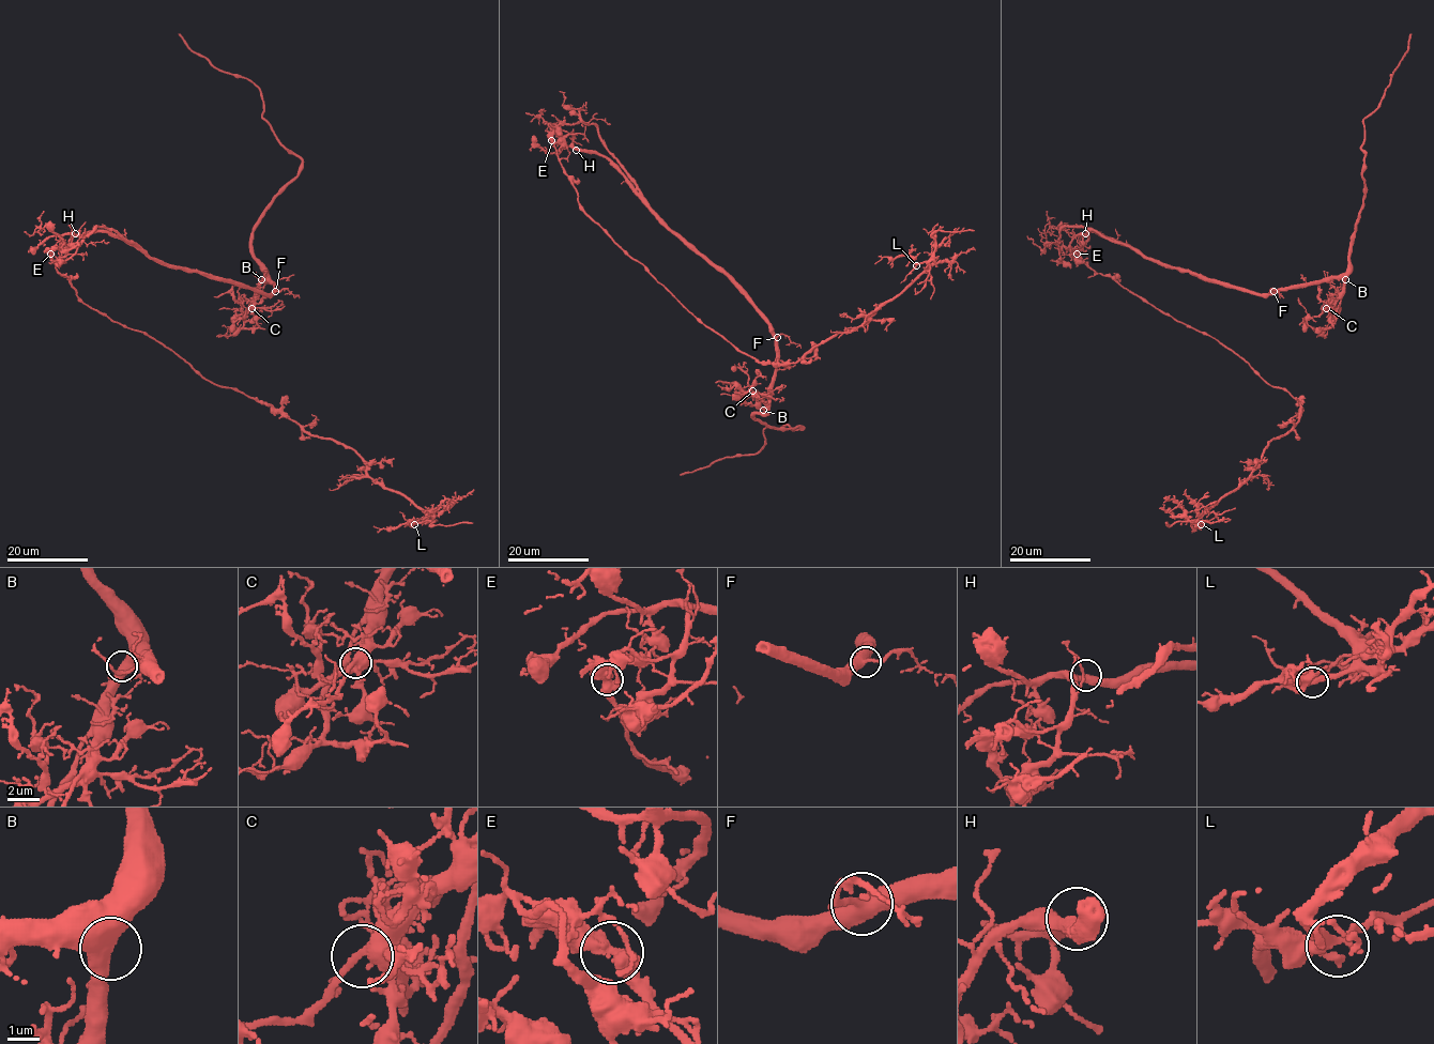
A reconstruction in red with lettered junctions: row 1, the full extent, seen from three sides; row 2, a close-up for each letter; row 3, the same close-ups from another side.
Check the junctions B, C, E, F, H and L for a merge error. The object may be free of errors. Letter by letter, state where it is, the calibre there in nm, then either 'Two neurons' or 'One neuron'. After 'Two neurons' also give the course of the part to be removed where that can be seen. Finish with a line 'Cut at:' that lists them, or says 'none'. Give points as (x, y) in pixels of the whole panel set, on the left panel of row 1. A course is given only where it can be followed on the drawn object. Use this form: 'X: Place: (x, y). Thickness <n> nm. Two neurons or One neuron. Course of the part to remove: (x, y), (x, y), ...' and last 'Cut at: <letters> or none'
B: Place: (261, 279). Thickness 550 nm. One neuron
C: Place: (252, 308). Thickness 380 nm. One neuron
E: Place: (50, 254). Thickness 550 nm. Two neurons. Course of the part to remove: (50, 252), (85, 304), (150, 335), (206, 379), (349, 446), (372, 478), (403, 493), (430, 525), (473, 523)
F: Place: (275, 291). Thickness 400 nm. One neuron
H: Place: (75, 233). Thickness 440 nm. One neuron
L: Place: (414, 524). Thickness 320 nm. One neuron
Cut at: E

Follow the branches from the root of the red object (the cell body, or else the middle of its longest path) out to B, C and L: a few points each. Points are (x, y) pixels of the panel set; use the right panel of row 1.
B: (1083, 234), (1099, 231), (1165, 265), (1256, 293), (1301, 288), (1333, 278), (1345, 279)
C: (1083, 234), (1099, 231), (1165, 265), (1256, 293), (1341, 278), (1342, 291), (1326, 308)
L: (1083, 234), (1070, 244), (1078, 260), (1210, 335), (1299, 407), (1298, 420), (1266, 446), (1254, 471), (1201, 524)

